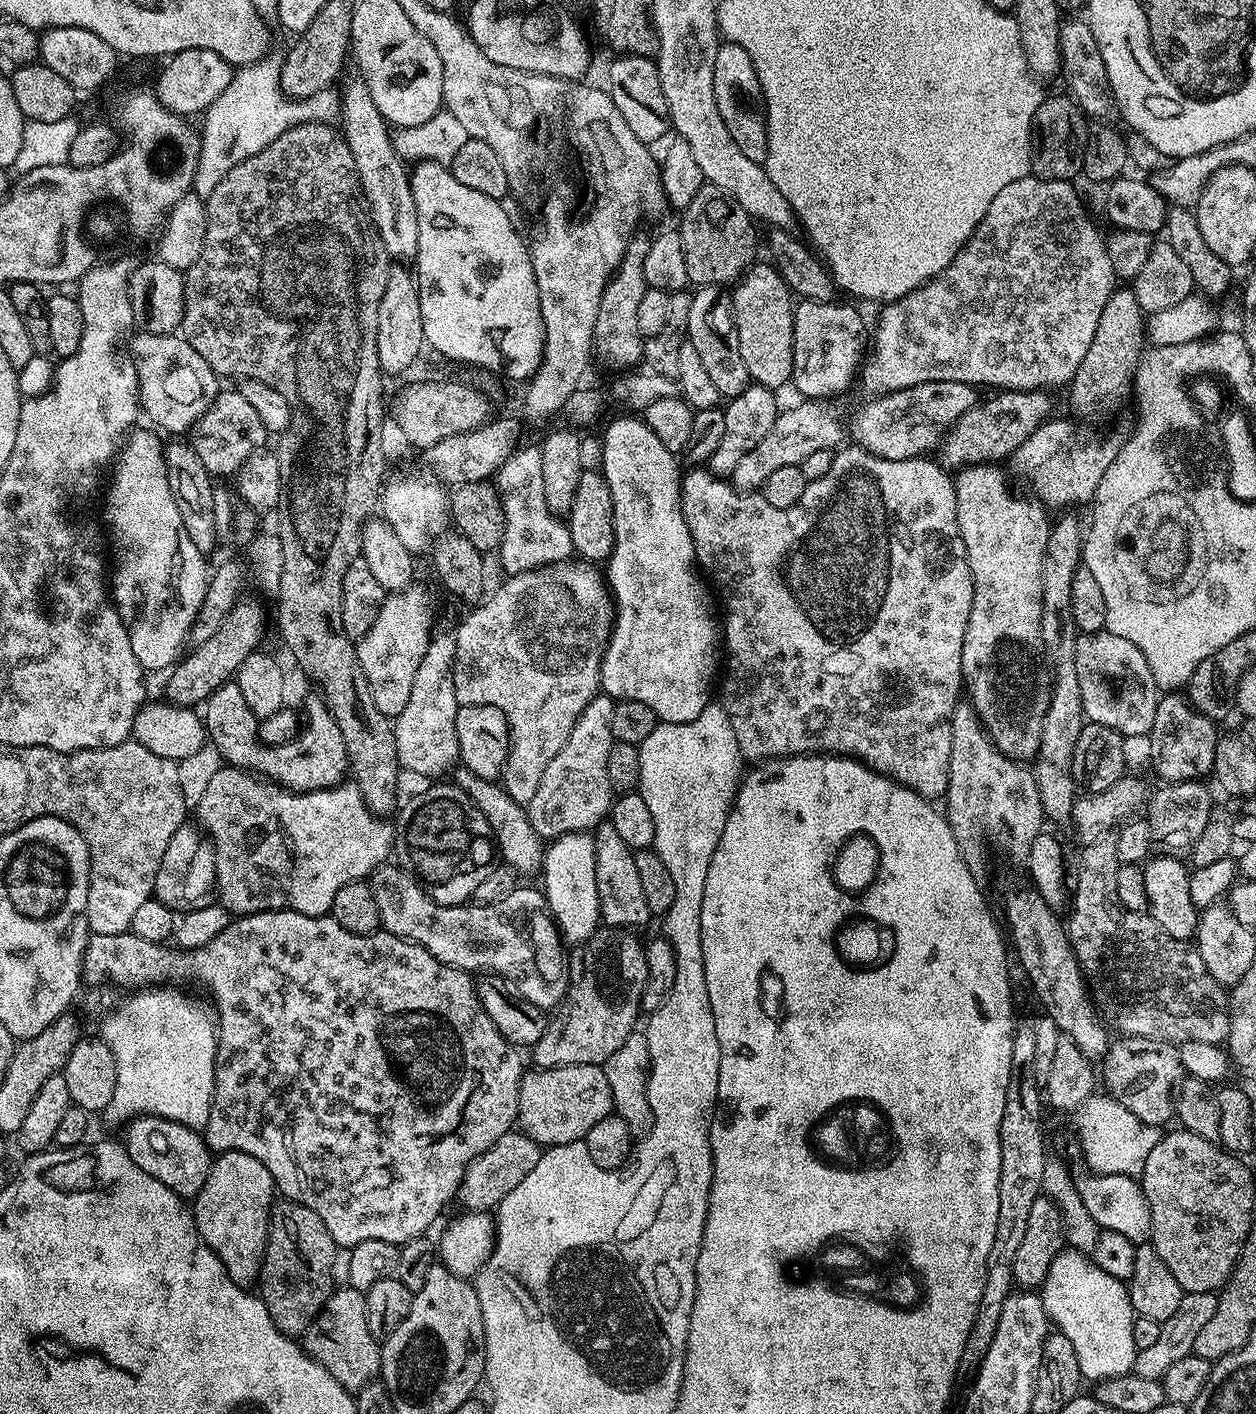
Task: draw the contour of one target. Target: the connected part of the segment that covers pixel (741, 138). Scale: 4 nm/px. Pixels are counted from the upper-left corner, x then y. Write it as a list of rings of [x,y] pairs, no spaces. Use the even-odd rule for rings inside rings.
[[[724,40],[718,45],[718,54],[714,54],[714,86],[718,110],[726,122],[726,130],[730,130],[734,142],[738,142],[746,158],[763,165],[768,153],[768,125],[759,111],[751,112],[752,100],[744,93],[744,88],[759,89],[760,83],[750,54],[746,54],[740,44]]]

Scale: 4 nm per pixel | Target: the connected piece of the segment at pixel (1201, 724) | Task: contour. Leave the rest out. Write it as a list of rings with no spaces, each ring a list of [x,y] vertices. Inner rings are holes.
[[[1161,695],[1157,699],[1154,726],[1146,737],[1148,752],[1157,774],[1168,776],[1164,778],[1204,778],[1214,766],[1218,731],[1212,725],[1215,723],[1196,709],[1191,700],[1180,696]]]

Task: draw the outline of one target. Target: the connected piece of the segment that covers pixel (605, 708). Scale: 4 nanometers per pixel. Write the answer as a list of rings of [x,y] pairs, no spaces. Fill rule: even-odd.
[[[598,694],[578,714],[566,746],[554,754],[554,762],[546,766],[542,782],[528,803],[530,826],[538,830],[542,838],[555,838],[571,832],[591,833],[605,823],[609,815],[614,789],[610,786],[610,774],[606,774],[606,758],[614,743],[610,730],[610,714],[614,714],[614,701],[611,696]]]

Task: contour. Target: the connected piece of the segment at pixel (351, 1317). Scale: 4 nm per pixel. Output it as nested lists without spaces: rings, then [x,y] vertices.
[[[340,1286],[333,1291],[314,1322],[310,1322],[305,1330],[302,1347],[349,1390],[358,1390],[379,1377],[382,1344],[377,1336],[370,1334],[370,1326],[366,1326],[364,1293],[353,1288]]]

